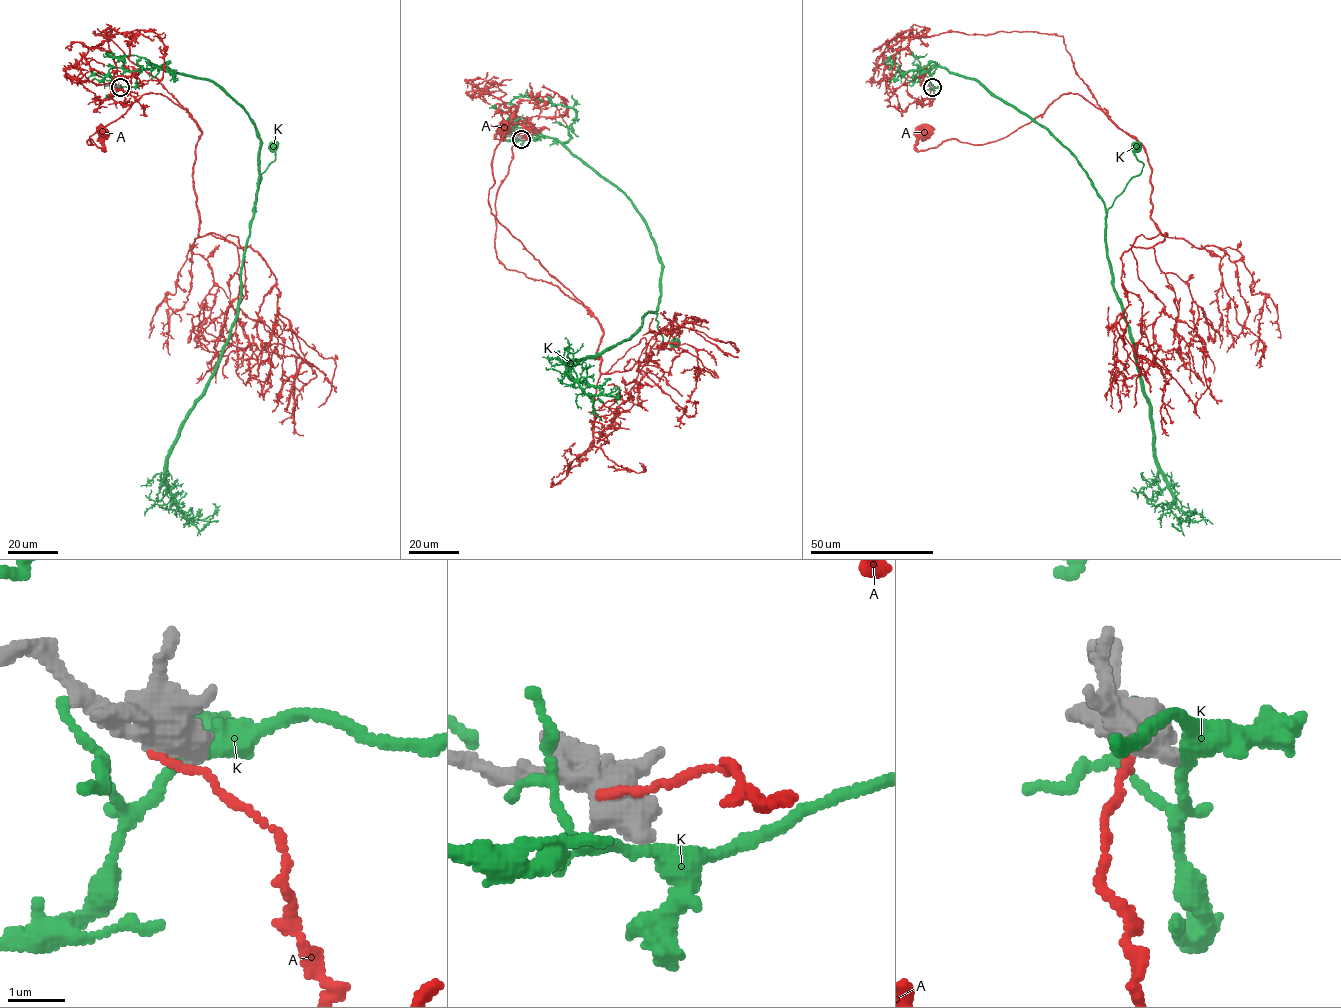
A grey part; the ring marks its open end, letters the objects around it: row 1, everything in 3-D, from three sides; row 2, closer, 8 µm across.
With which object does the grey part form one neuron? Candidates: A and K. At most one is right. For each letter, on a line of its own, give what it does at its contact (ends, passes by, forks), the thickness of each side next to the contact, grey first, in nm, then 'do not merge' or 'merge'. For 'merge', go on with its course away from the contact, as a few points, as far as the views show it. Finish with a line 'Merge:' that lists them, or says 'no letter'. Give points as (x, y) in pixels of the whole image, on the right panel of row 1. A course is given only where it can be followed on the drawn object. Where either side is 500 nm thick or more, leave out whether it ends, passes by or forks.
A: it ends; calibres 480 and 130 nm; do not merge
K: calibres 600 and 260 nm; do not merge
Merge: no letter

